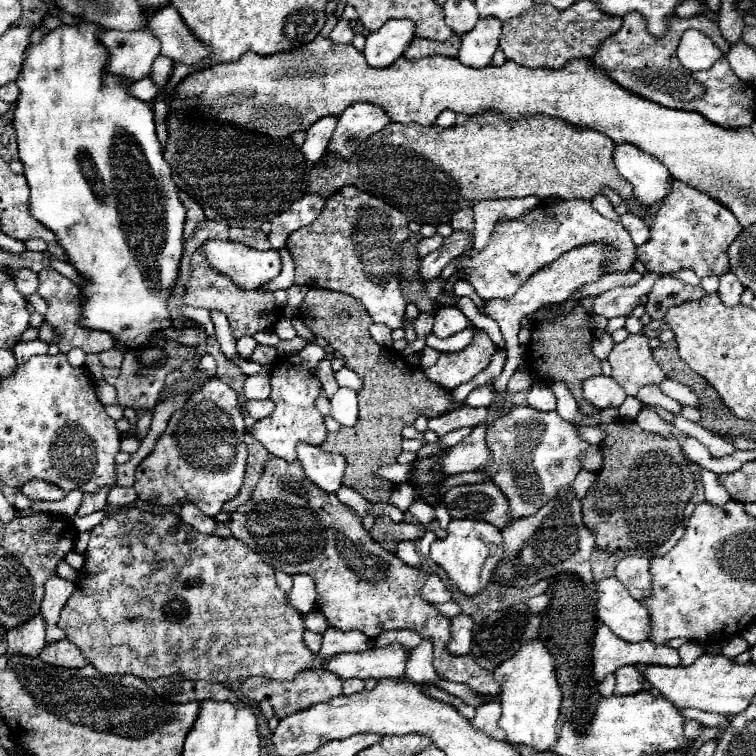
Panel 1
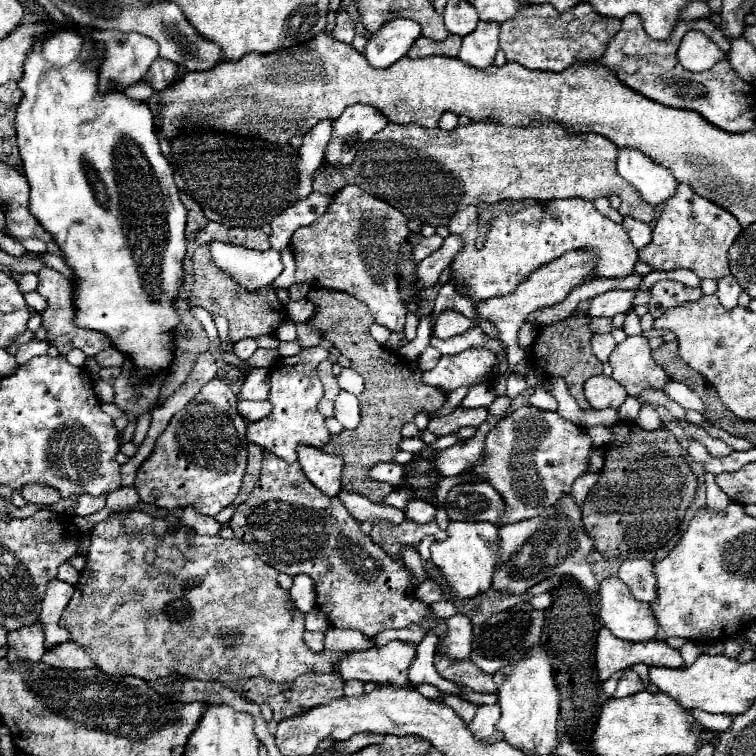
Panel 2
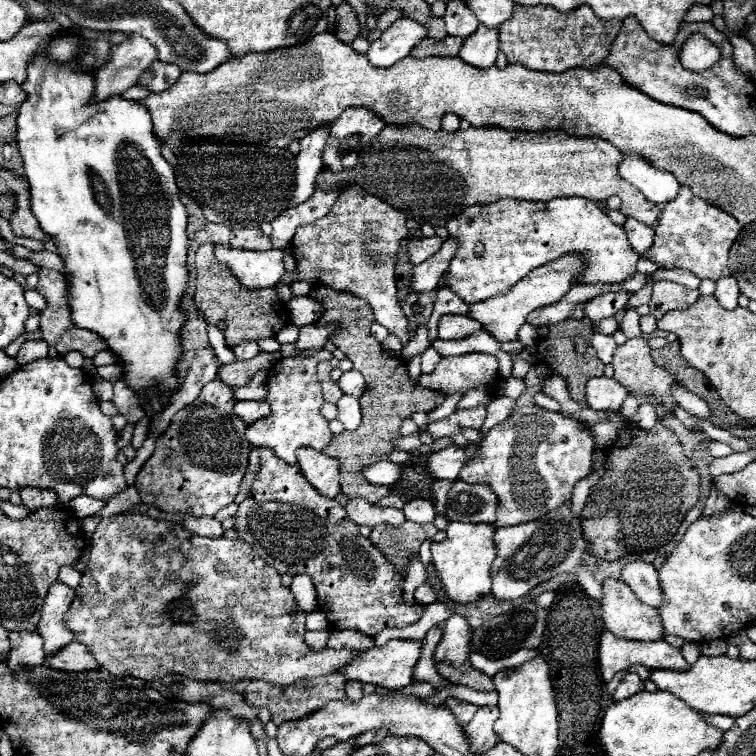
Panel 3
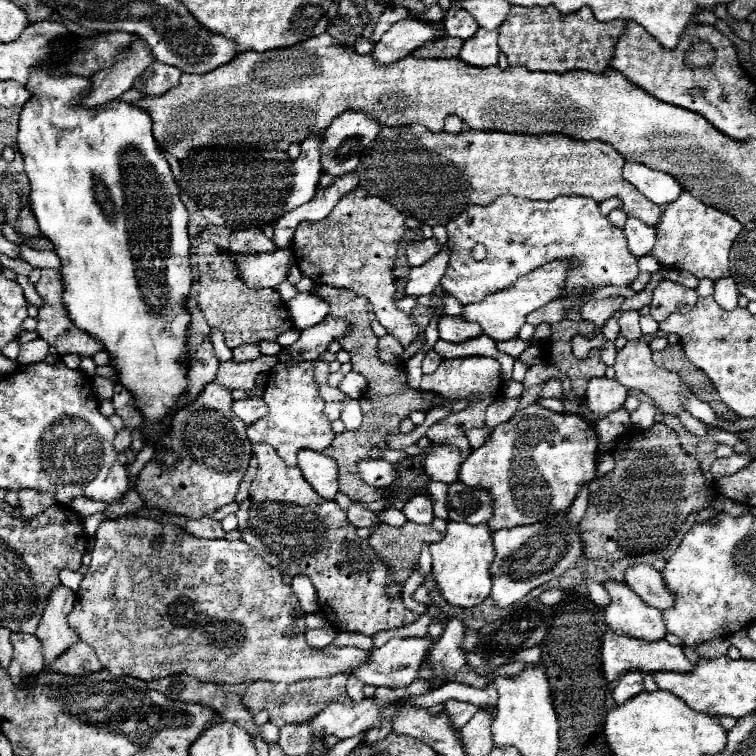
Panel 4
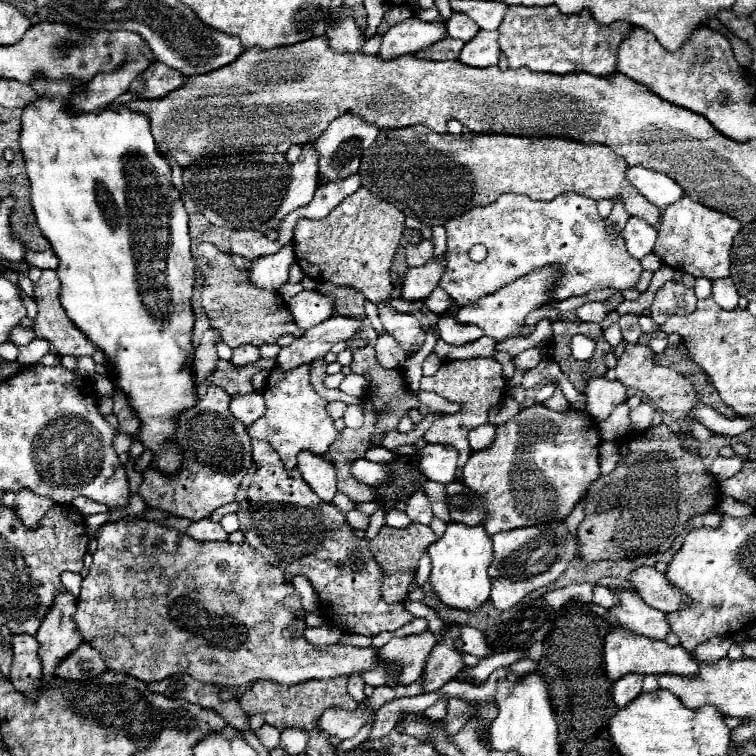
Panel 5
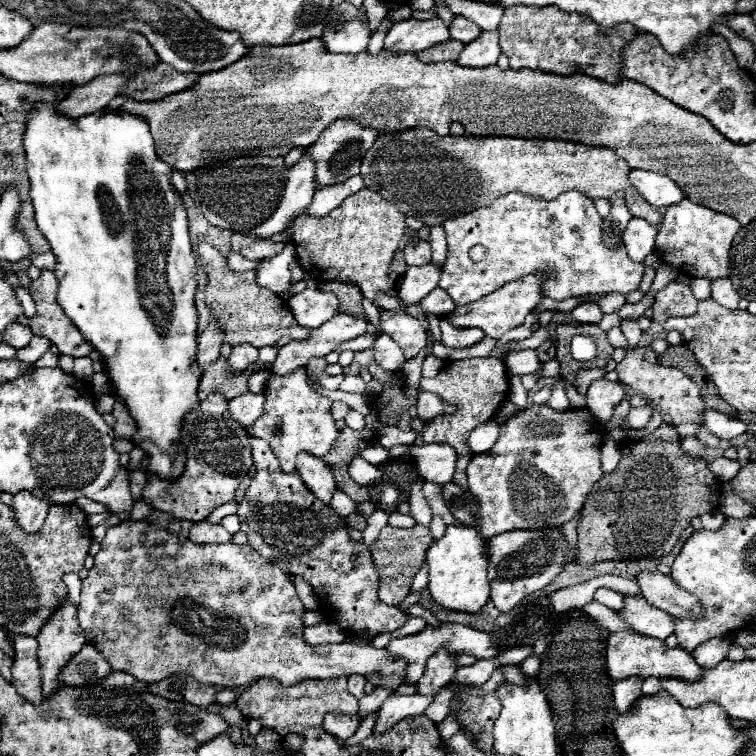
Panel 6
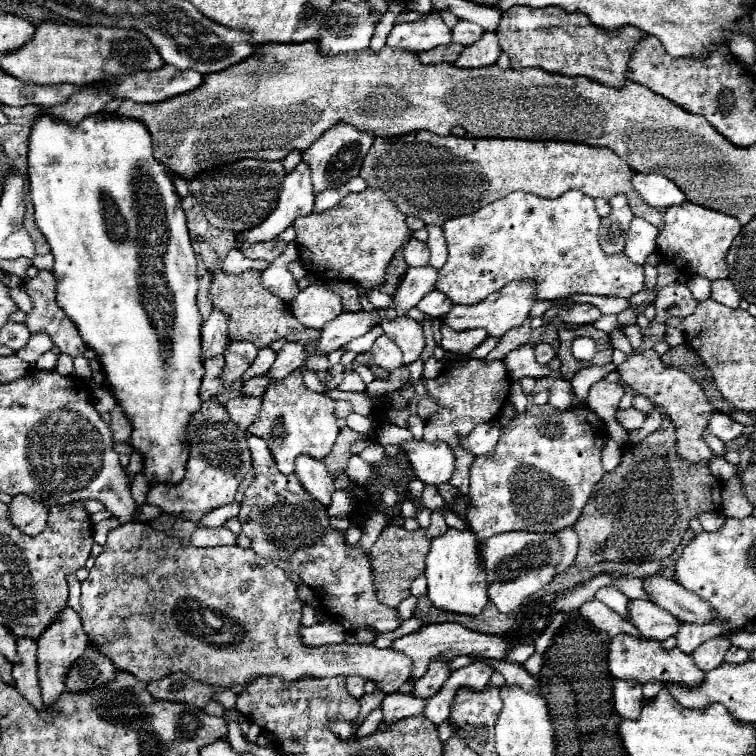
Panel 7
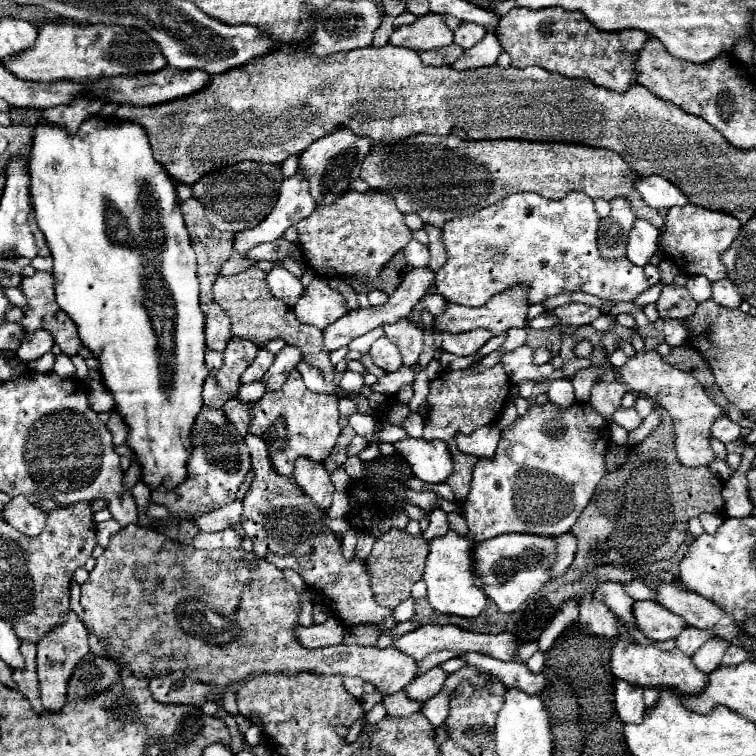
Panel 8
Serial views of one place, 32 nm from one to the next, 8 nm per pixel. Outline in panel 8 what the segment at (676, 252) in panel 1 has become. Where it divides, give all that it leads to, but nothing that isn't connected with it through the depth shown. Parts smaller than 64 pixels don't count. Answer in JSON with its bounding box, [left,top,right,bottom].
[660,204,740,282]

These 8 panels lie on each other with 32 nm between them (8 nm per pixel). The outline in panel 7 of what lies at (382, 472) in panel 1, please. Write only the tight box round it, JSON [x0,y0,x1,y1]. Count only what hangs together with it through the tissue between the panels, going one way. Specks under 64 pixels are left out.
[346,456,374,486]

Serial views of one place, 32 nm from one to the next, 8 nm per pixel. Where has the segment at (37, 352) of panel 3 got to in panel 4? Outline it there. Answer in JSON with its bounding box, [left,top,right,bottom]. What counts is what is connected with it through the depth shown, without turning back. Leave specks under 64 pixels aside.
[18,338,50,364]

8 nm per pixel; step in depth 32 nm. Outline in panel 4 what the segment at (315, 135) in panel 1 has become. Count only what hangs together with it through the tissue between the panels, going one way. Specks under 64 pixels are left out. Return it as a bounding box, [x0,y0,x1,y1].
[282,136,322,214]

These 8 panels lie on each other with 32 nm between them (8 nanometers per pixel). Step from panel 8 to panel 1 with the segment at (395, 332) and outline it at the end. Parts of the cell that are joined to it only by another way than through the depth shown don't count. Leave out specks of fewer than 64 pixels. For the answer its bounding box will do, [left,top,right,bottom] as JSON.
[288,186,410,330]

